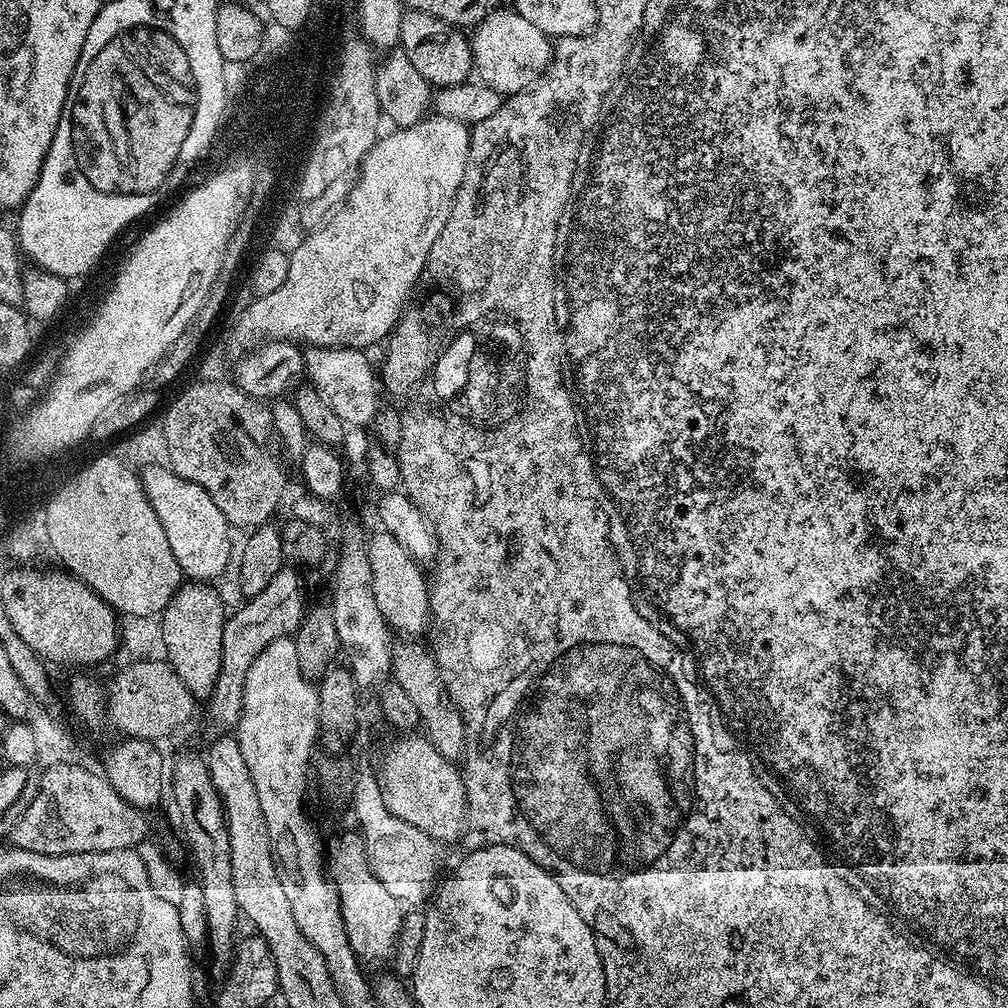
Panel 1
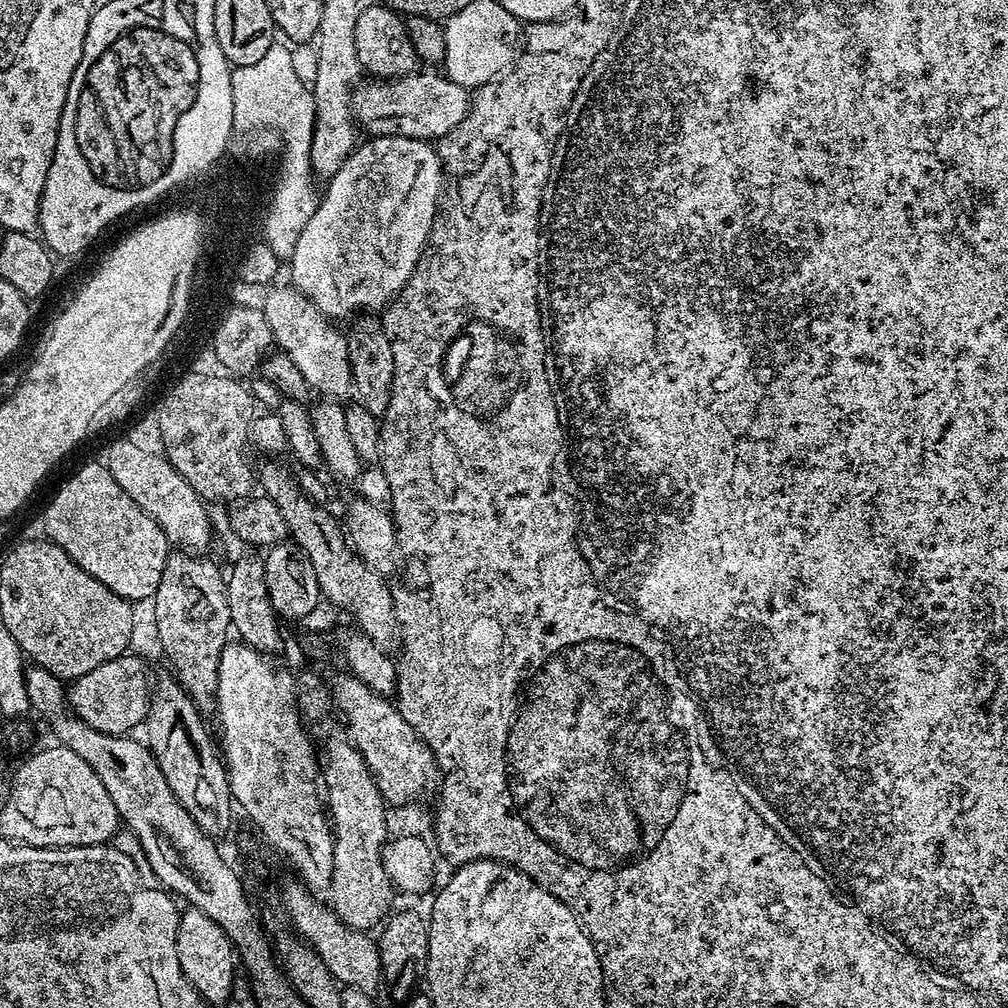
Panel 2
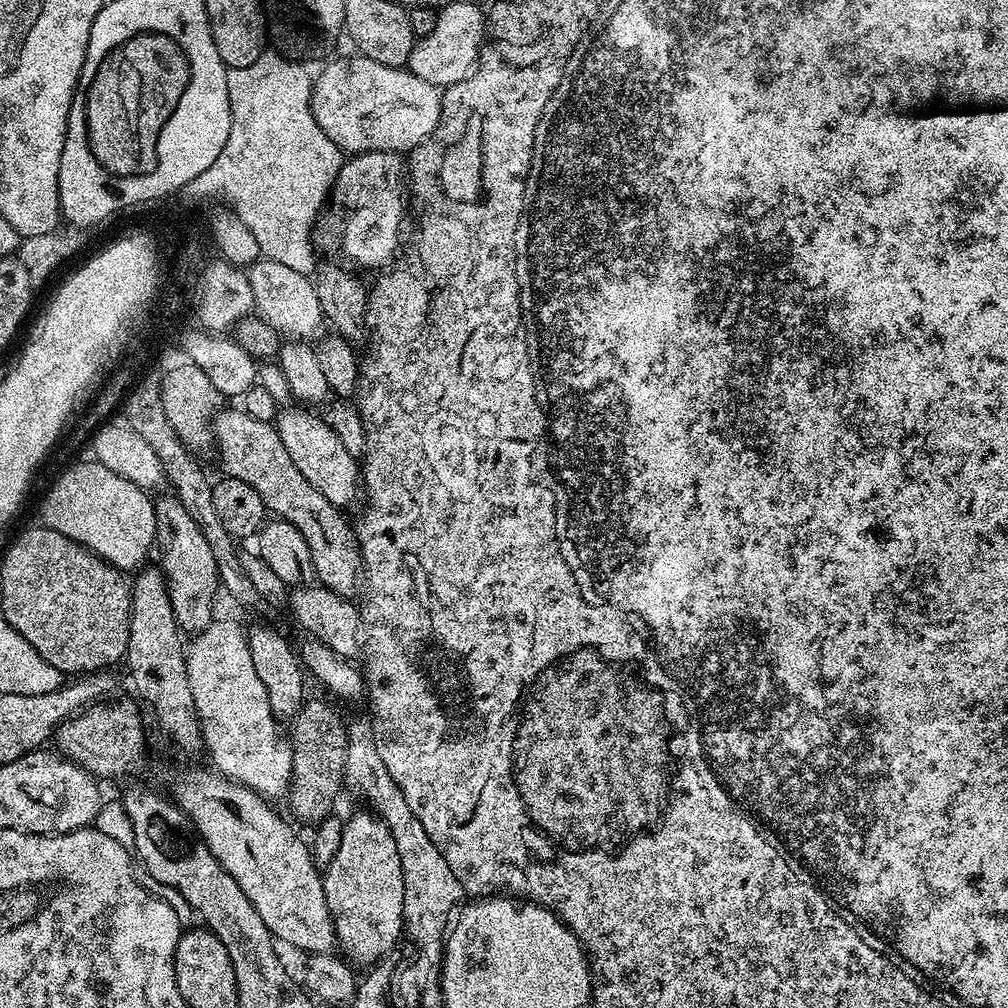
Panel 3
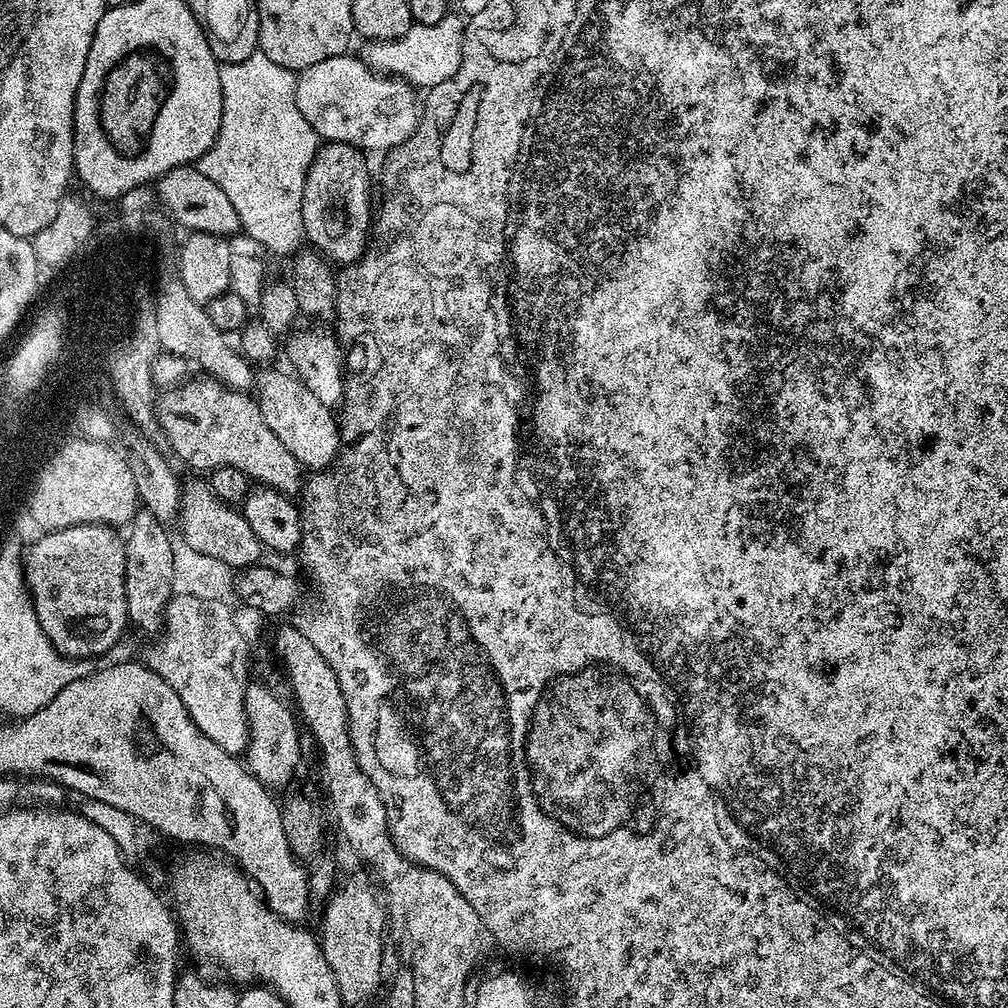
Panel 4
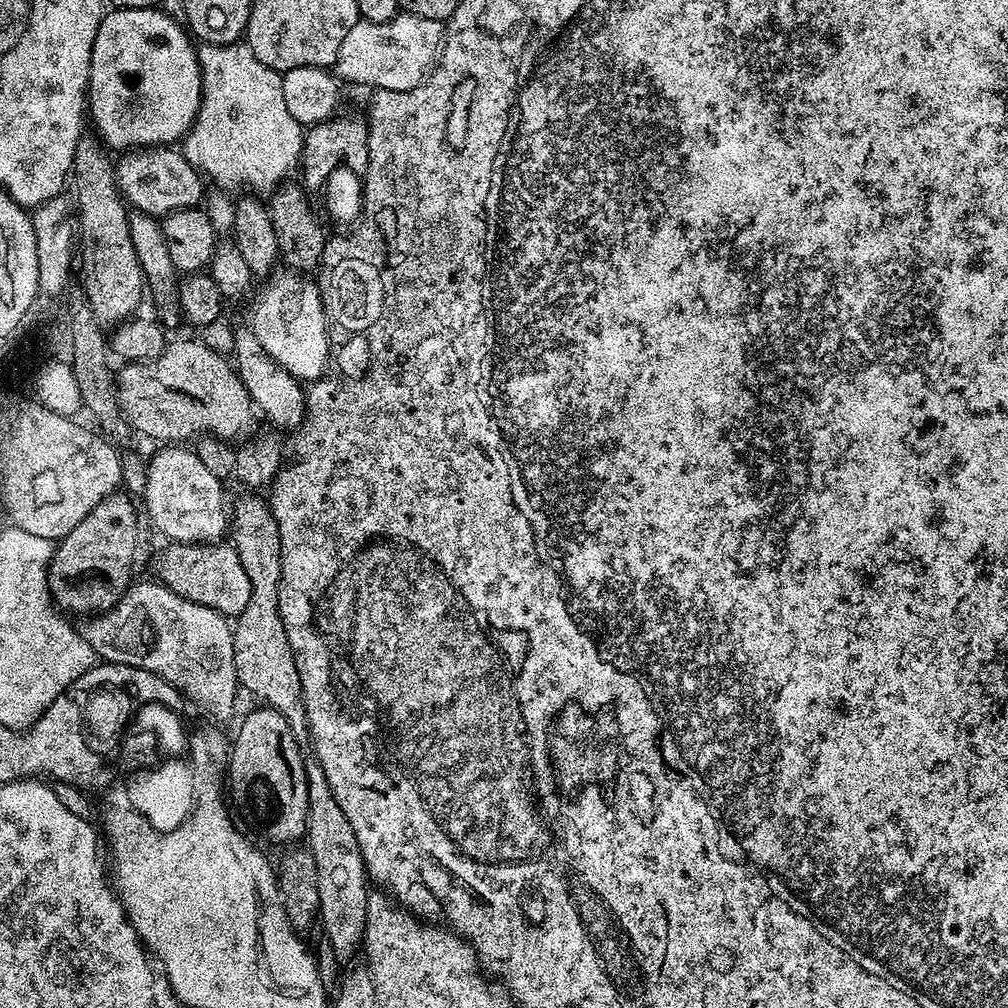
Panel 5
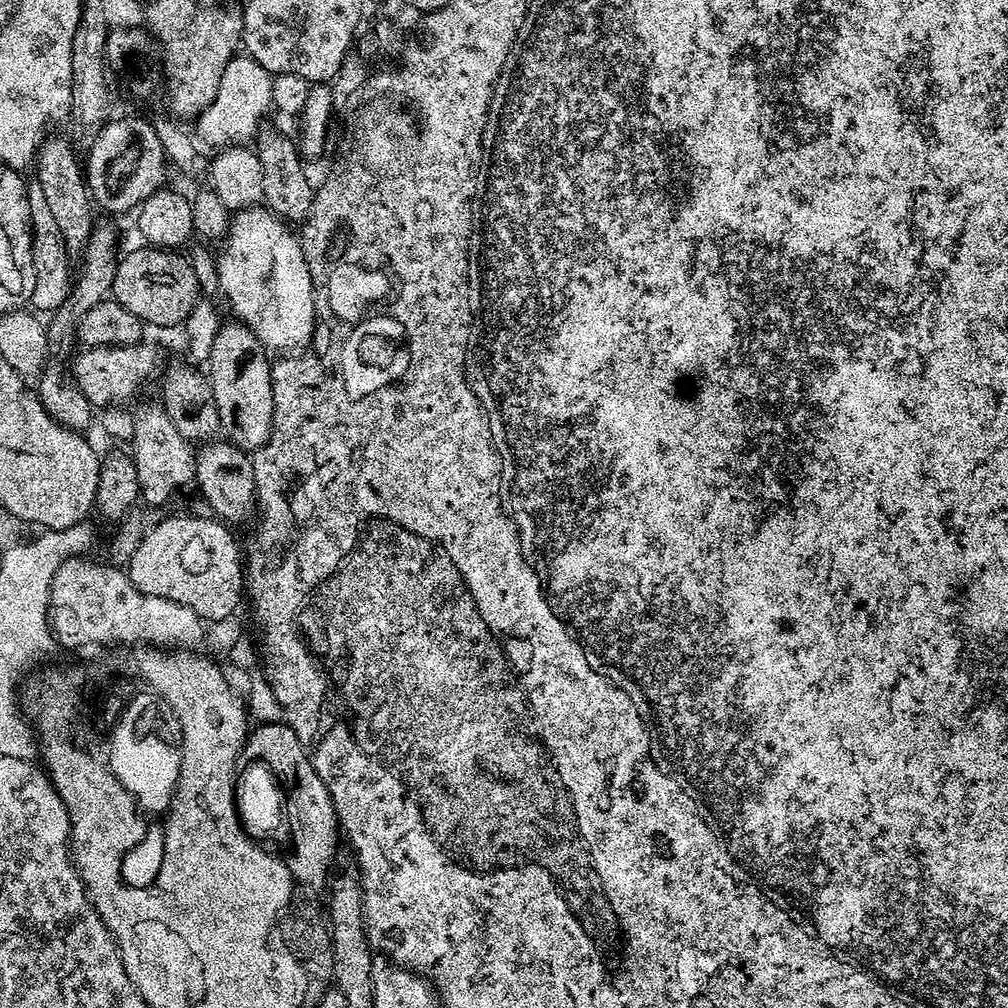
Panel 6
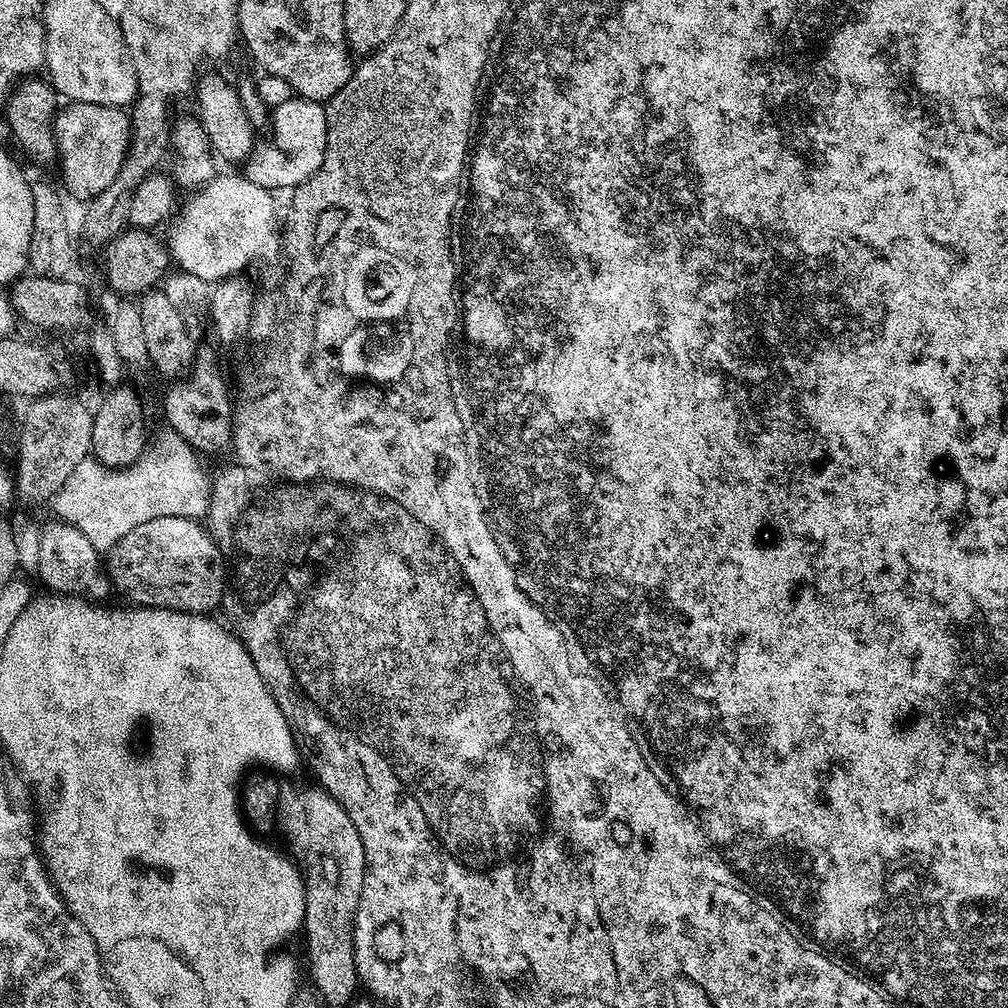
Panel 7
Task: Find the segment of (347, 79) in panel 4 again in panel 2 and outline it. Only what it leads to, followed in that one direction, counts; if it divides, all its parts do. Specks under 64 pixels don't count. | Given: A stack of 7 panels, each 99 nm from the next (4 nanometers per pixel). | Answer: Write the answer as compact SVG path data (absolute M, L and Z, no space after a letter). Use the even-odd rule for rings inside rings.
M417 70L411 76L394 80L369 79L353 91L351 106L355 123L373 136L409 136L429 142L439 141L447 132L453 132L466 118L470 103L469 89L436 70Z

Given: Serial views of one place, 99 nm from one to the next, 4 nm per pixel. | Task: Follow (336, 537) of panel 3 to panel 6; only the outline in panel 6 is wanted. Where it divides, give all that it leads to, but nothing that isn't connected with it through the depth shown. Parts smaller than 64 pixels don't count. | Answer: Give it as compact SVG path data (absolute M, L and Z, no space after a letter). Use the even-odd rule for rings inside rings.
M139 342L128 347L84 348L70 363L70 375L76 385L86 394L93 409L103 410L109 406L120 406L128 400L152 375L160 364L156 348L147 342Z

